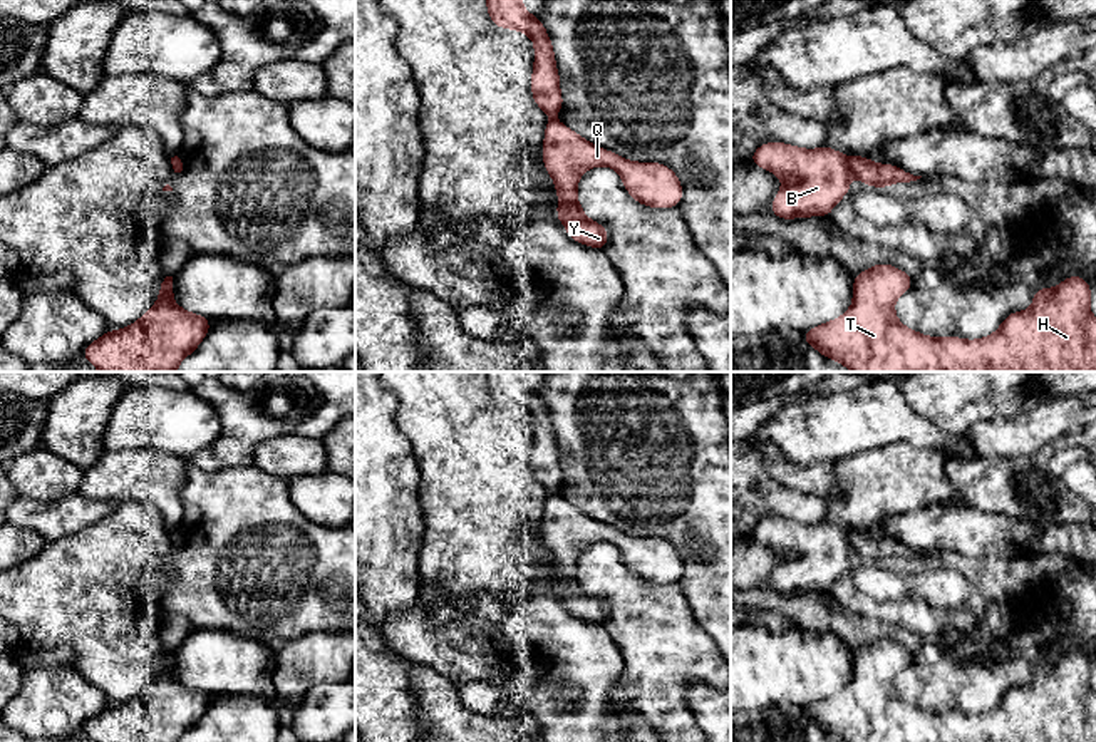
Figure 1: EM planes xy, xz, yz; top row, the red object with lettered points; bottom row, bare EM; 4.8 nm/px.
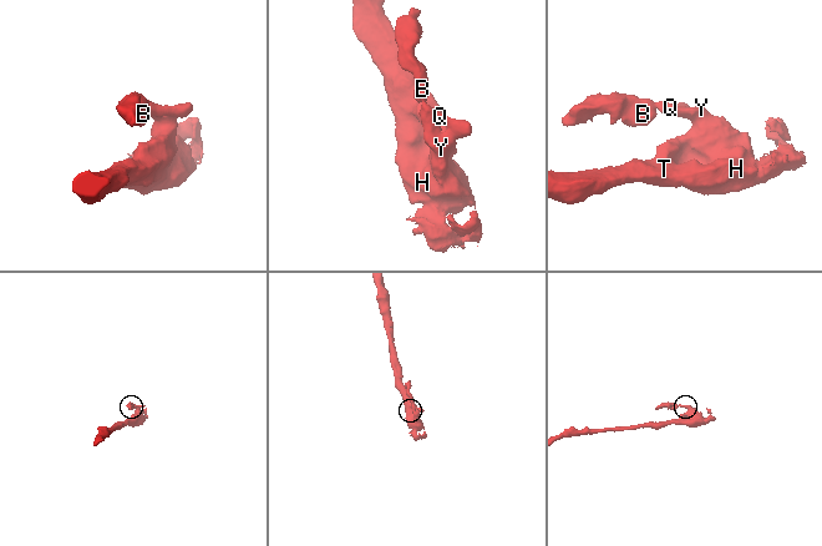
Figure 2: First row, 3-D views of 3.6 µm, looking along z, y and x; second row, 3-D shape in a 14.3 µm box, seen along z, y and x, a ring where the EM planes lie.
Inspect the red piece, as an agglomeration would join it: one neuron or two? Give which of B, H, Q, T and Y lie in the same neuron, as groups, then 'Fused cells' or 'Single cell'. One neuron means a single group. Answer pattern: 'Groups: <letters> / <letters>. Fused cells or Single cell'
Groups: B / H Q T Y. Fused cells

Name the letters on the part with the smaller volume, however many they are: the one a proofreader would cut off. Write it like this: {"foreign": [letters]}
{"foreign": ["B"]}

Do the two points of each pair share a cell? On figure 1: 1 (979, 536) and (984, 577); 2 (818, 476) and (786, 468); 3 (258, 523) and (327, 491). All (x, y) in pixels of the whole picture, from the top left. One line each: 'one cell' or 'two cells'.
1: two cells
2: one cell
3: two cells

